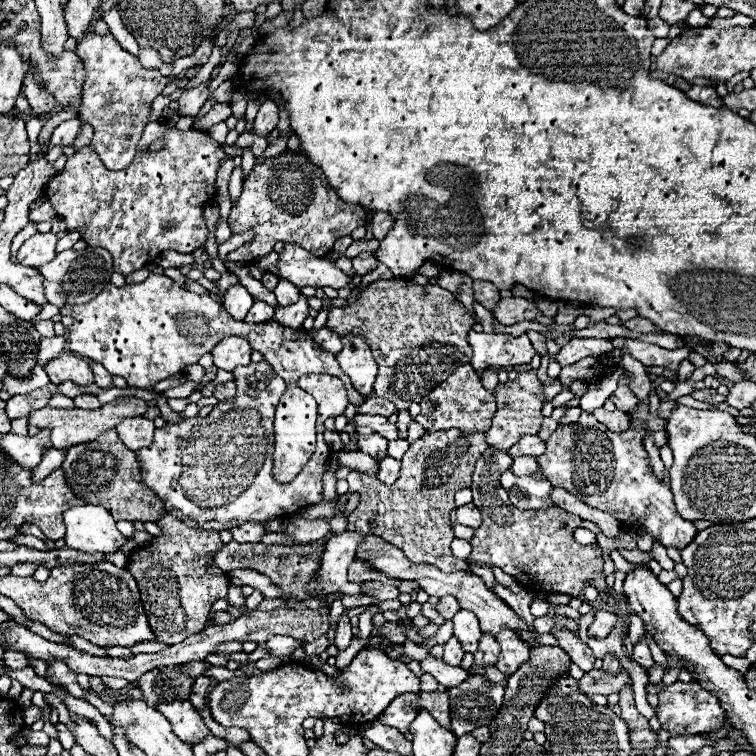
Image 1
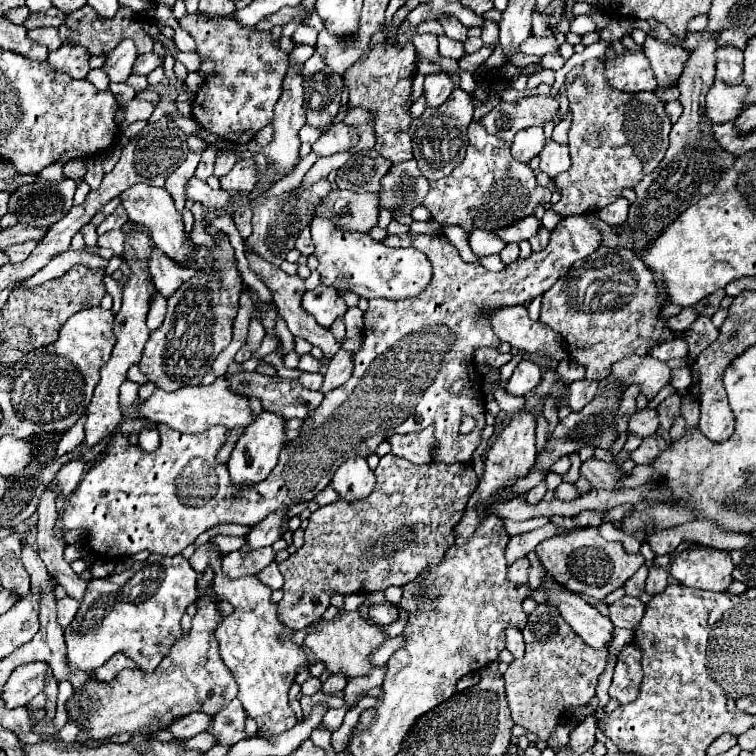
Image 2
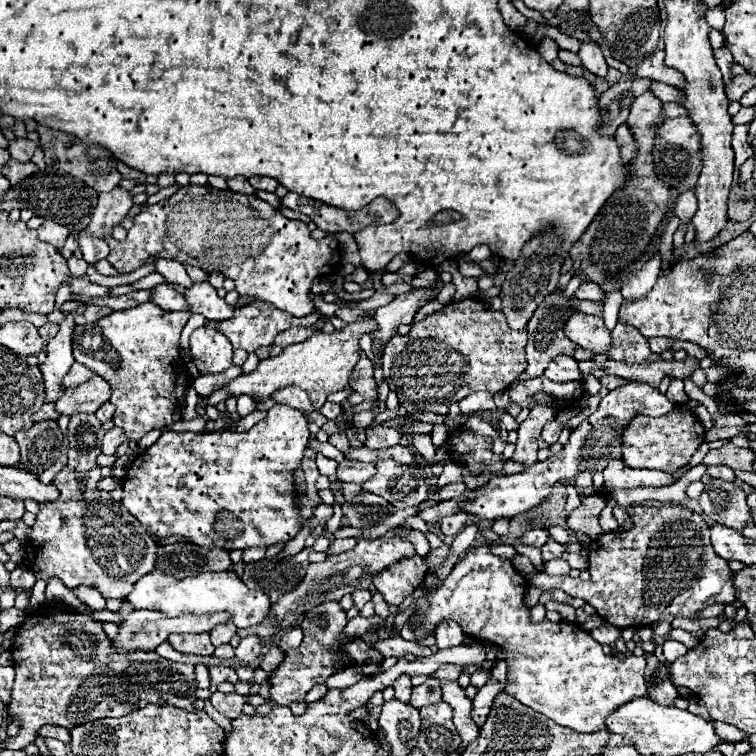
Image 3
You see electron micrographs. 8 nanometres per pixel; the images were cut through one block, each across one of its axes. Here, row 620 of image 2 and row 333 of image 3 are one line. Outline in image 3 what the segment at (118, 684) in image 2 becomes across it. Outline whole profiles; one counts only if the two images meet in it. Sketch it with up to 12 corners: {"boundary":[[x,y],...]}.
{"boundary":[[196,328],[190,358],[200,374],[224,372],[232,344],[214,328]]}

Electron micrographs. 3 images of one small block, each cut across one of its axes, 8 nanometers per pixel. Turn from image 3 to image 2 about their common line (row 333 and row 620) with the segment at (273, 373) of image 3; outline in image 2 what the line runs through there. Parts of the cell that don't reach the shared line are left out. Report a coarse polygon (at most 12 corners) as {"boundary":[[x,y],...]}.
{"boundary":[[360,612],[320,618],[304,646],[348,680],[374,668],[370,654],[388,640]]}

